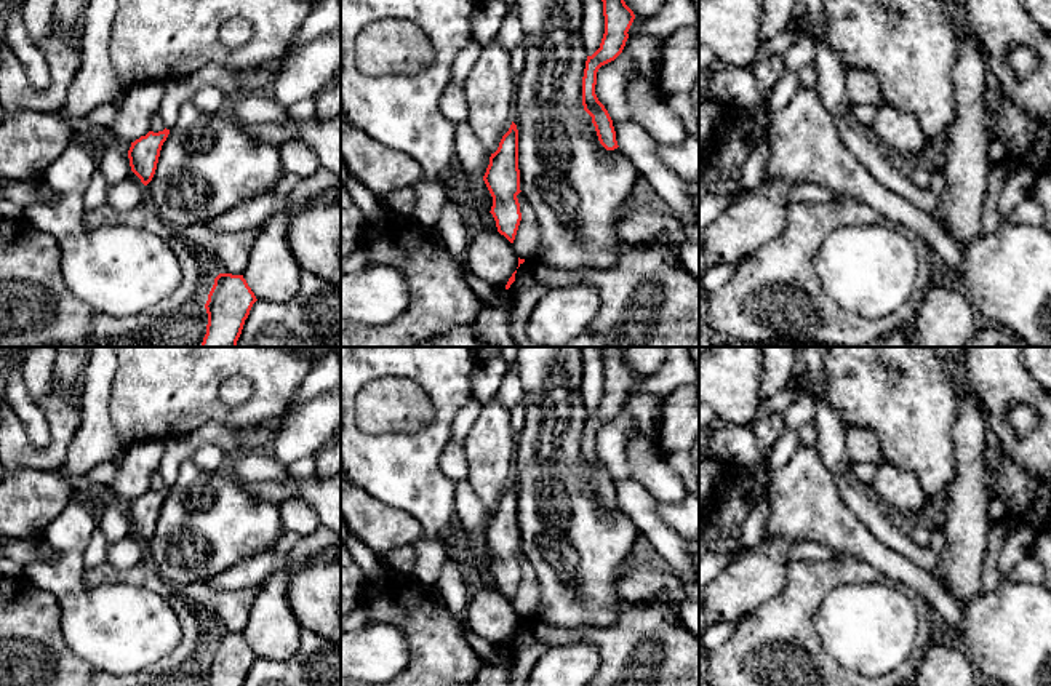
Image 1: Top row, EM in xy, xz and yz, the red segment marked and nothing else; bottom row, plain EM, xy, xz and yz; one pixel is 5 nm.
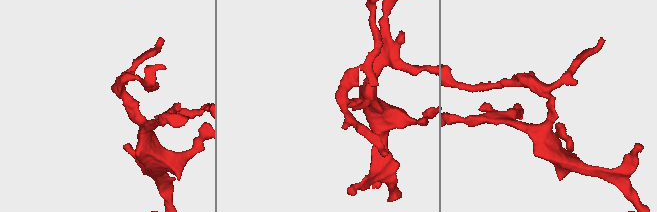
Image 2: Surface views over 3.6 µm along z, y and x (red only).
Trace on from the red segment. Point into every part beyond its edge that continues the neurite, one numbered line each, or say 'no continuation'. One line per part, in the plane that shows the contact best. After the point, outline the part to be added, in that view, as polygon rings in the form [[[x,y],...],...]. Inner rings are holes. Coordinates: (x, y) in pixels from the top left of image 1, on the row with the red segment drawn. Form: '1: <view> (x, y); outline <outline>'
no continuation

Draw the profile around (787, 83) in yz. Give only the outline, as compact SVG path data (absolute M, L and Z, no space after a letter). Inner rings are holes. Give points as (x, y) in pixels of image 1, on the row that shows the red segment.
M785 67L771 91L768 99L768 110L774 114L784 109L798 88L800 78L797 72Z

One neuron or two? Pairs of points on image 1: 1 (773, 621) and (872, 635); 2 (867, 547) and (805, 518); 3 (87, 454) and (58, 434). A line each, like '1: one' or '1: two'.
1: two
2: one
3: two

